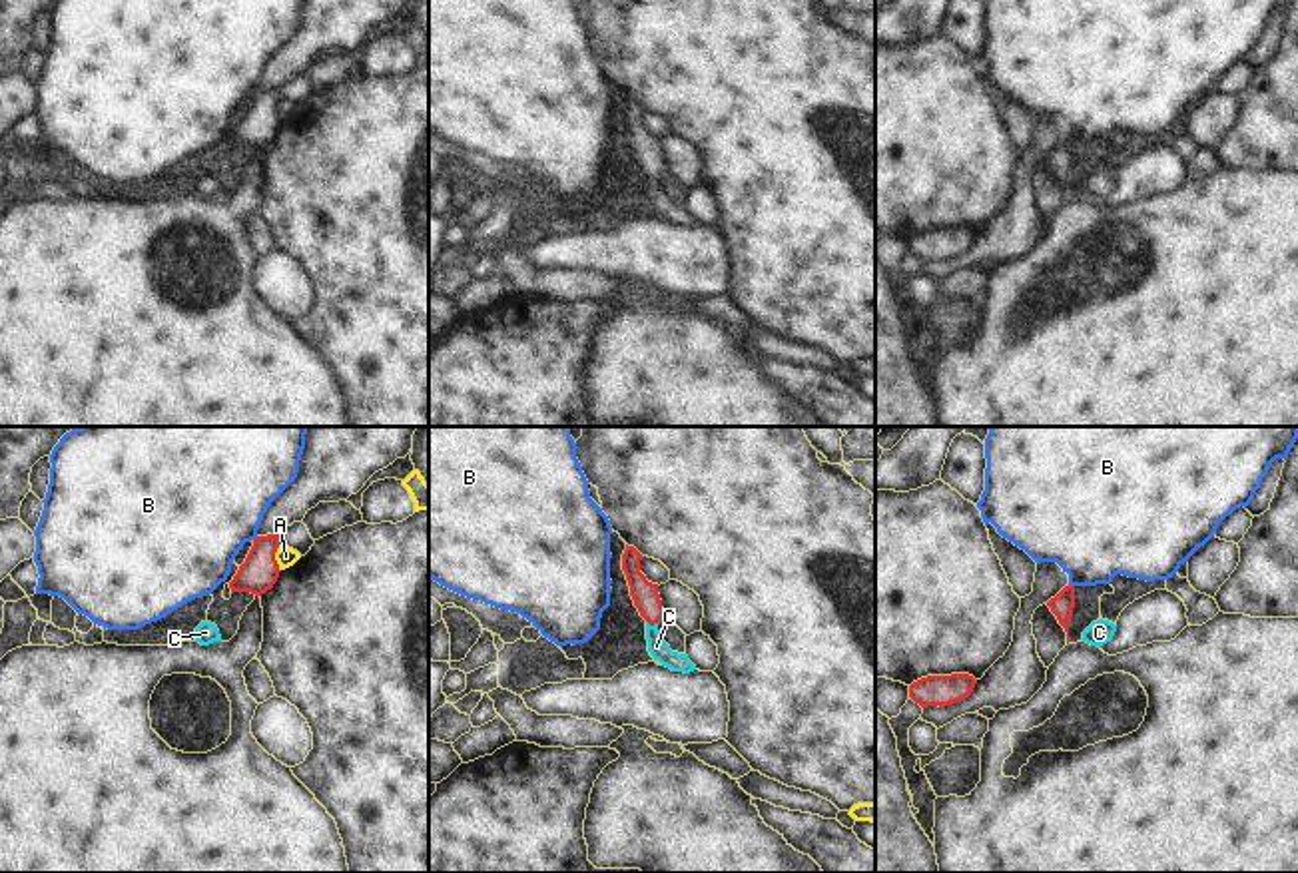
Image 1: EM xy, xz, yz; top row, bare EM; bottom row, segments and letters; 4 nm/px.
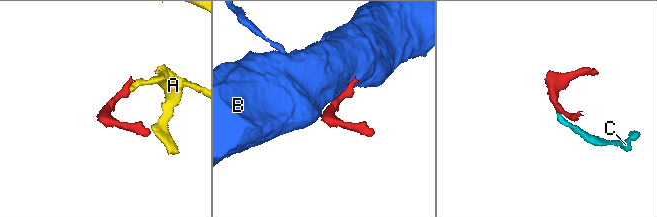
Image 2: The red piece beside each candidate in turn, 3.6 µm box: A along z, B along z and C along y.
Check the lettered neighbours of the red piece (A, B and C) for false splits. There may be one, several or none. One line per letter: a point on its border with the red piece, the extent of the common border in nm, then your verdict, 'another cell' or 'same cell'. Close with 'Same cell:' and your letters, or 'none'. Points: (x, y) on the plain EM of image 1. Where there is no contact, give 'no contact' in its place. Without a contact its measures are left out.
A: meets red in xy at (274, 112); contact 100 nm long; another cell
B: meets red in yz at (1069, 138); contact 30 nm long; another cell
C: meets red in xz at (652, 178); contact 50 nm long; same cell
Same cell: C

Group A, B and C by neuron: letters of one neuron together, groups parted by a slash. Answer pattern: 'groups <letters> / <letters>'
groups A / B / C

